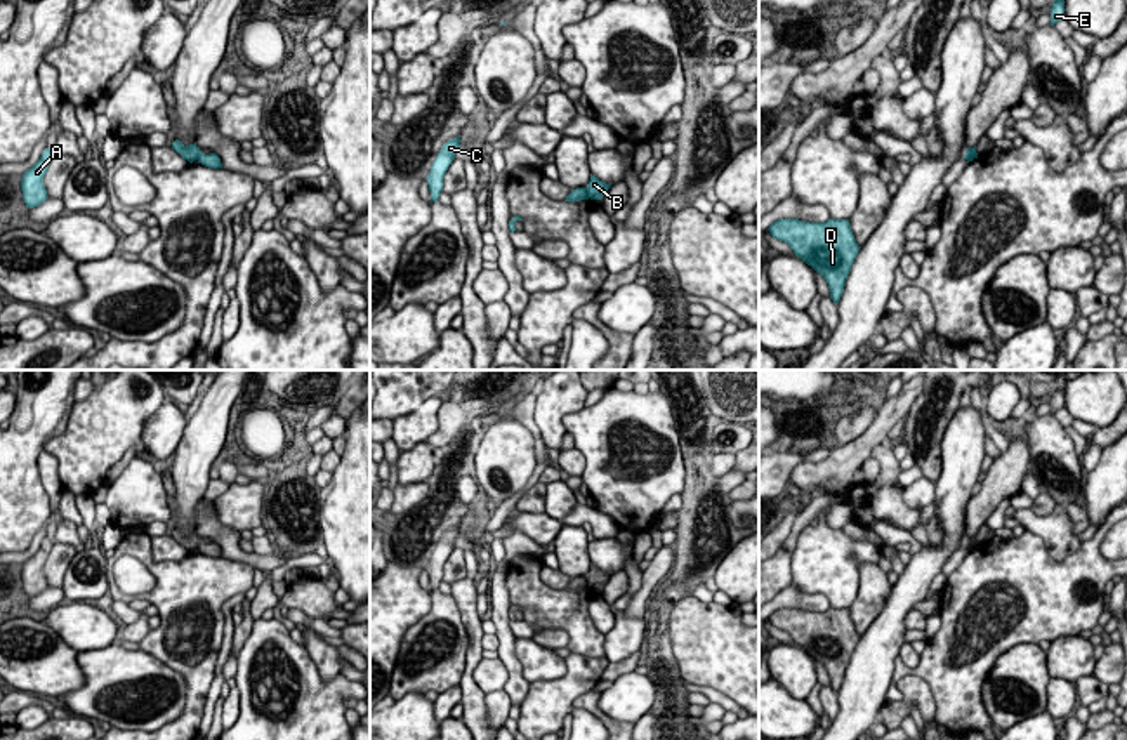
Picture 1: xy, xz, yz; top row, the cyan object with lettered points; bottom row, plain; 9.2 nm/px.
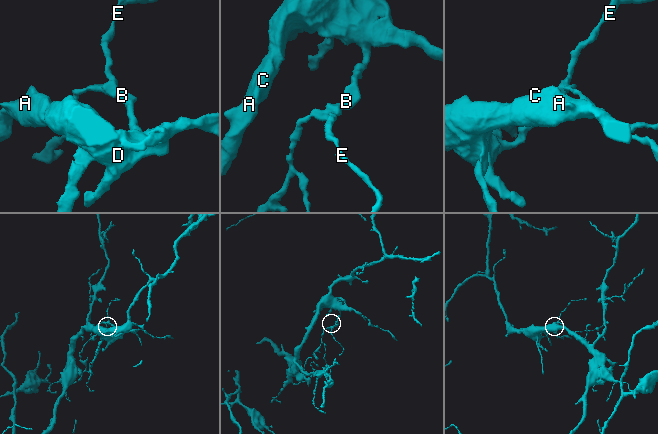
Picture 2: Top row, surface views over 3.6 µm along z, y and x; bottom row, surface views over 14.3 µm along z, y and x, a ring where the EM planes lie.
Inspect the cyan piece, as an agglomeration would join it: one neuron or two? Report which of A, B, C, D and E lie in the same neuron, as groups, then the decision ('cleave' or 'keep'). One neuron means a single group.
groups A B C D / E; cleave

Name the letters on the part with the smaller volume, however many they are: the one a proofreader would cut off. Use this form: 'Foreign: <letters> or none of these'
Foreign: E

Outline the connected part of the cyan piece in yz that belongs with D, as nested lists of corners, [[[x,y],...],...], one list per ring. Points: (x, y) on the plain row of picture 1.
[[[778,608],[768,620],[773,627],[785,631],[797,646],[827,669],[830,688],[839,693],[851,655],[861,638],[854,629],[849,610]]]

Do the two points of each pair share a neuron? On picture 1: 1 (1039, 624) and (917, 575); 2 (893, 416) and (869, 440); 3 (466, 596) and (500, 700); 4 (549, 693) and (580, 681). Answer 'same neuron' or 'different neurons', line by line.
1: different neurons
2: same neuron
3: different neurons
4: same neuron

